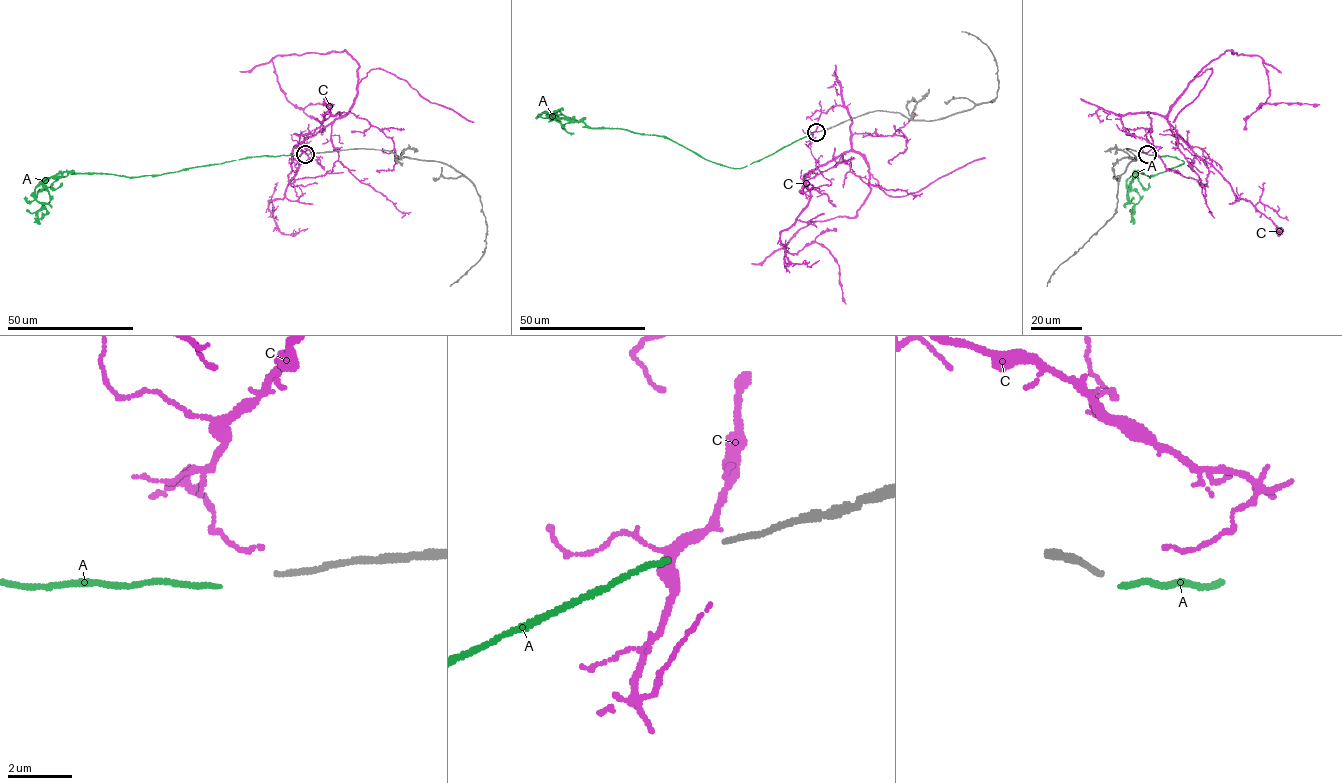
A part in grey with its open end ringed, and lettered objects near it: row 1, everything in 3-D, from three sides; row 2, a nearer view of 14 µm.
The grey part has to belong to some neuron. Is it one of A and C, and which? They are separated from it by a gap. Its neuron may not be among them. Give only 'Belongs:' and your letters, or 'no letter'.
Belongs: A

